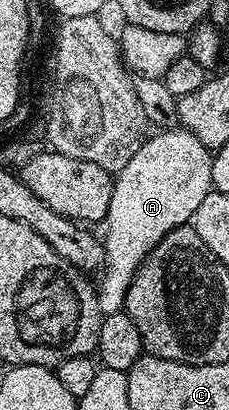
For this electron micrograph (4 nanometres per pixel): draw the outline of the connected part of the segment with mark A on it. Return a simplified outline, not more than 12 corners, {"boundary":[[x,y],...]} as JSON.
{"boundary":[[155,131],[113,177],[96,284],[123,311],[160,238],[212,191],[197,131]]}

